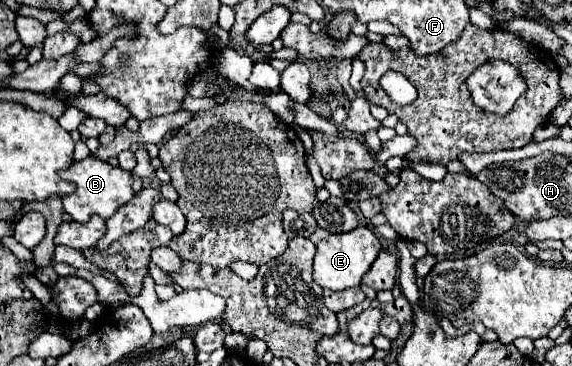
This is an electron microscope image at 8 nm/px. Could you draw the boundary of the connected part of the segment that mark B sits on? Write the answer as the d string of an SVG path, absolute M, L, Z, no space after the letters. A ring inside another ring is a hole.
M87 156L81 162L73 162L71 168L59 172L59 176L63 176L63 180L75 184L75 192L71 196L63 196L63 210L75 220L75 222L87 222L93 214L101 216L101 218L109 218L121 204L129 202L133 198L133 180L131 174L121 170L119 166L111 166L109 162L103 162L95 156Z

